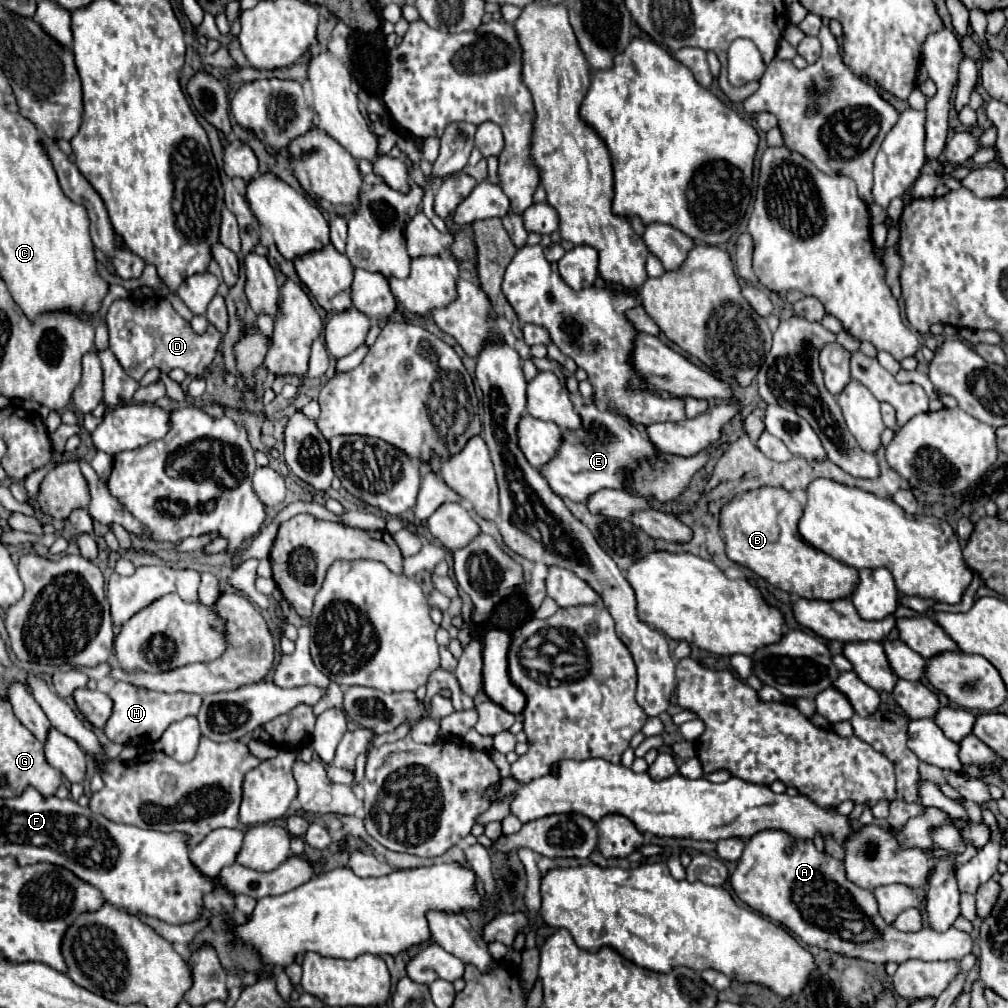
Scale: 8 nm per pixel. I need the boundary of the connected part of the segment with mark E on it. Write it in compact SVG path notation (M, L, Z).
M583 406L579 410L581 428L563 432L561 446L553 460L541 466L541 474L545 476L549 488L557 492L557 496L585 504L589 496L603 488L629 490L627 476L639 466L641 460L649 460L657 454L657 448L639 434L629 420L611 414L607 410L599 410L597 406Z

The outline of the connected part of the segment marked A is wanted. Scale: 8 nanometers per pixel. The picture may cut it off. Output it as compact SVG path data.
M761 830L755 836L751 836L745 844L743 856L737 862L737 868L733 872L733 892L741 902L745 902L749 908L761 912L763 916L779 922L789 932L793 932L797 938L801 938L807 946L819 946L827 952L859 958L865 962L905 962L905 960L961 960L965 954L971 952L973 940L967 932L961 932L957 928L949 928L947 932L935 932L933 928L923 928L919 932L899 932L891 924L885 924L883 918L877 912L877 900L871 890L859 888L857 884L849 882L845 876L845 868L839 860L833 856L819 852L811 840L795 840L785 830Z

